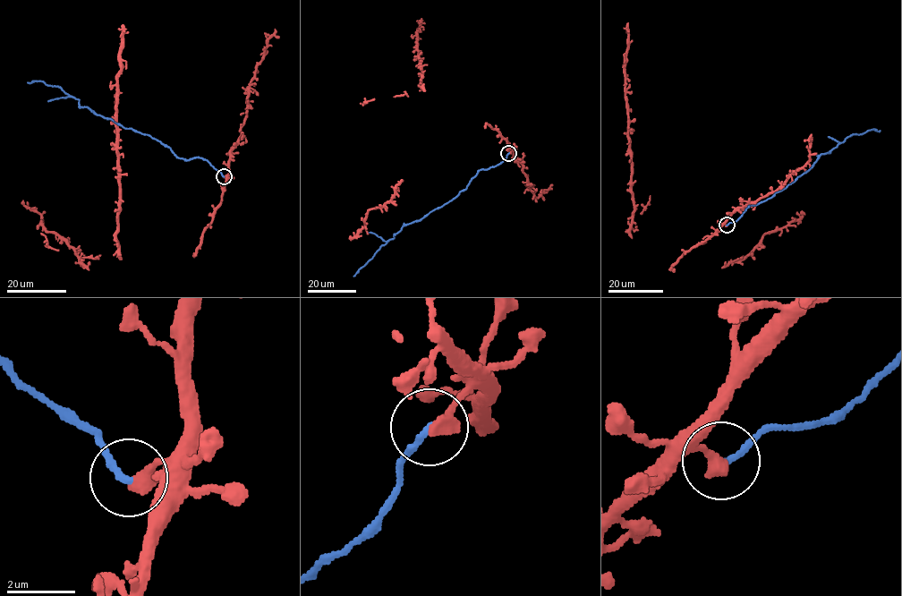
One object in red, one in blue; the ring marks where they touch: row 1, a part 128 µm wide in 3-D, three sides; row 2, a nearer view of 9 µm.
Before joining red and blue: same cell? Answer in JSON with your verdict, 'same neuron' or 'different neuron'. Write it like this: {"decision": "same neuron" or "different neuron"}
{"decision": "different neuron"}

